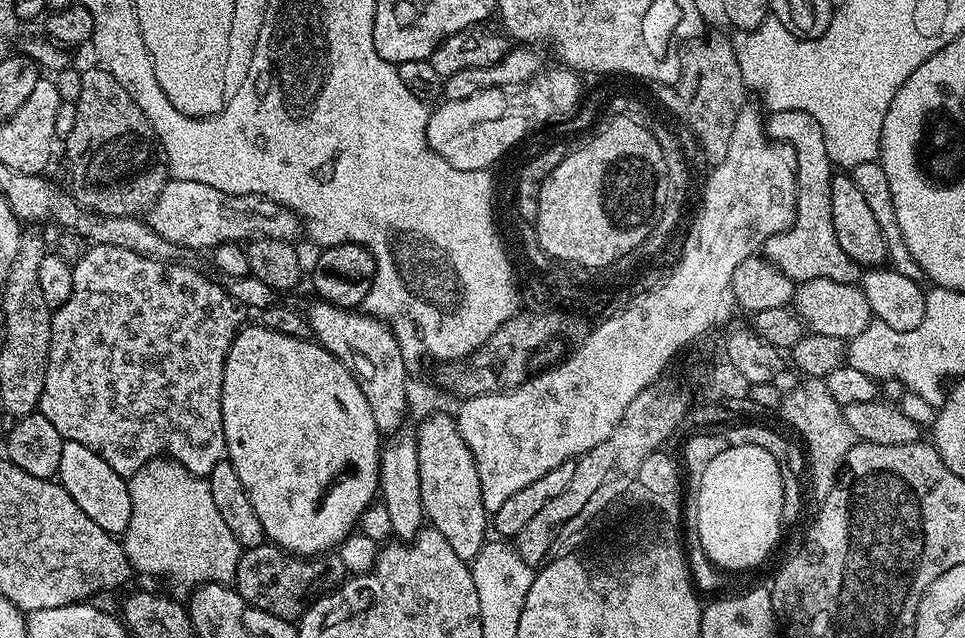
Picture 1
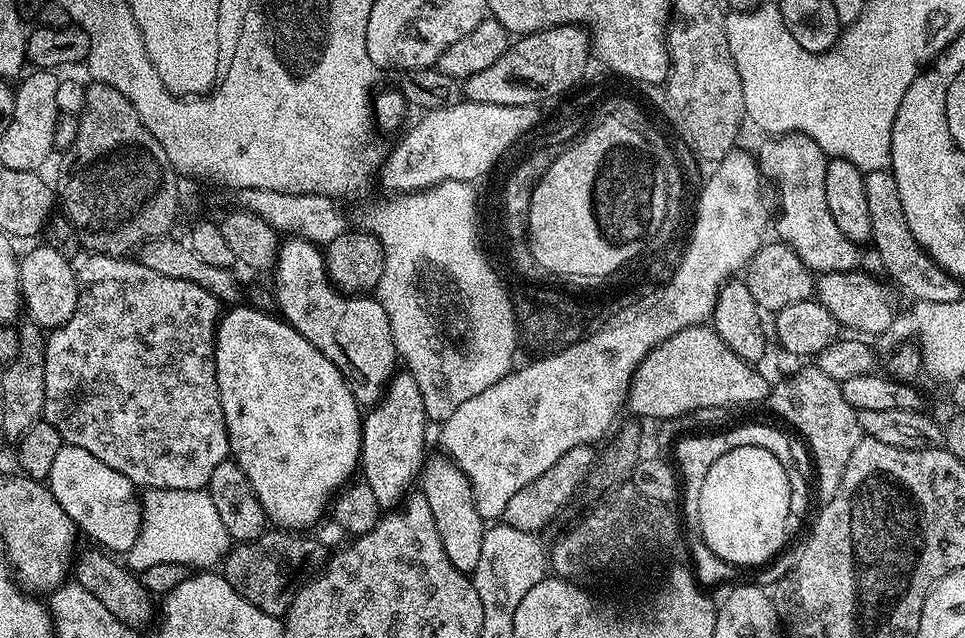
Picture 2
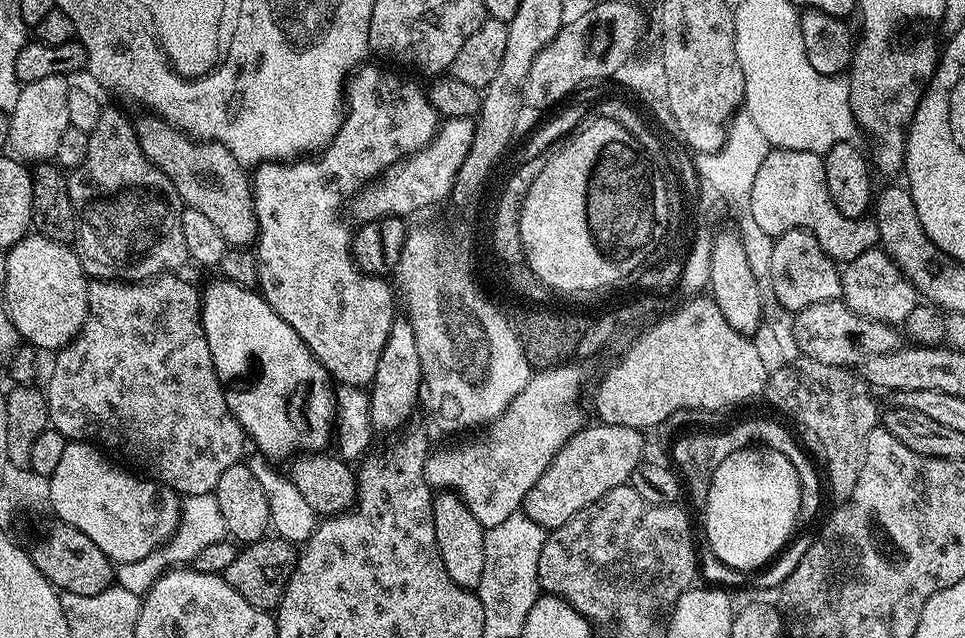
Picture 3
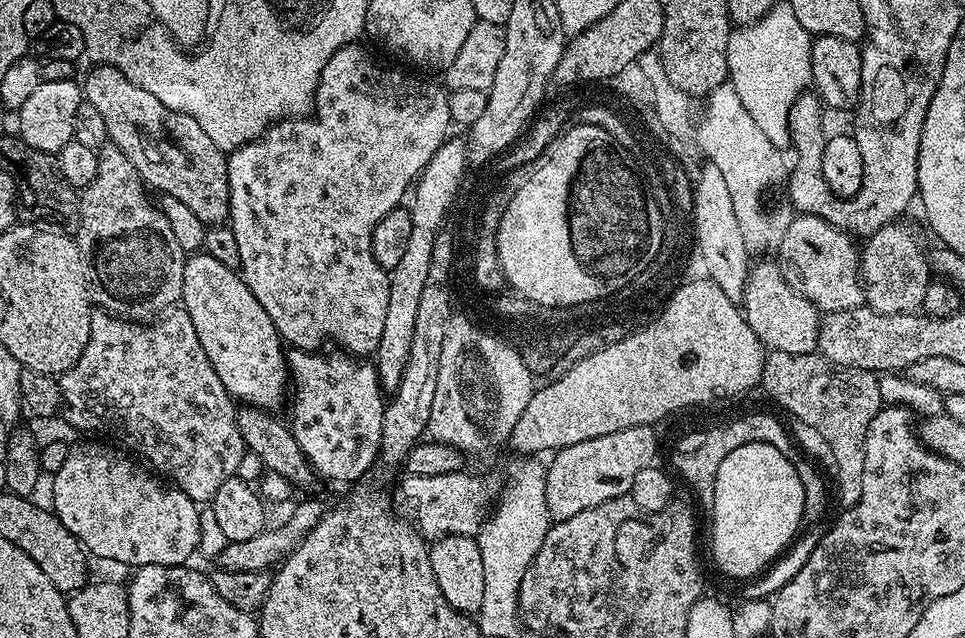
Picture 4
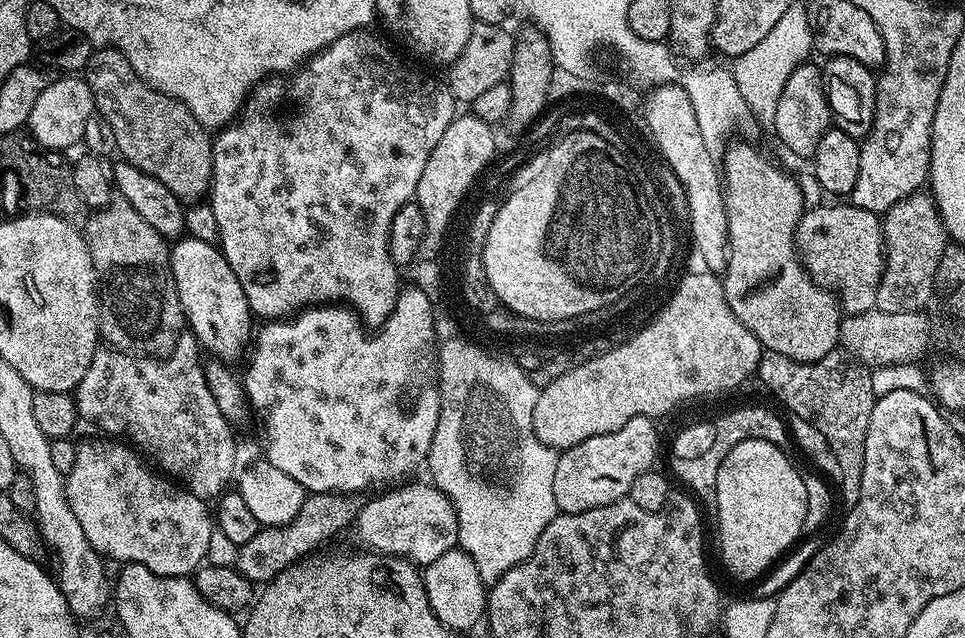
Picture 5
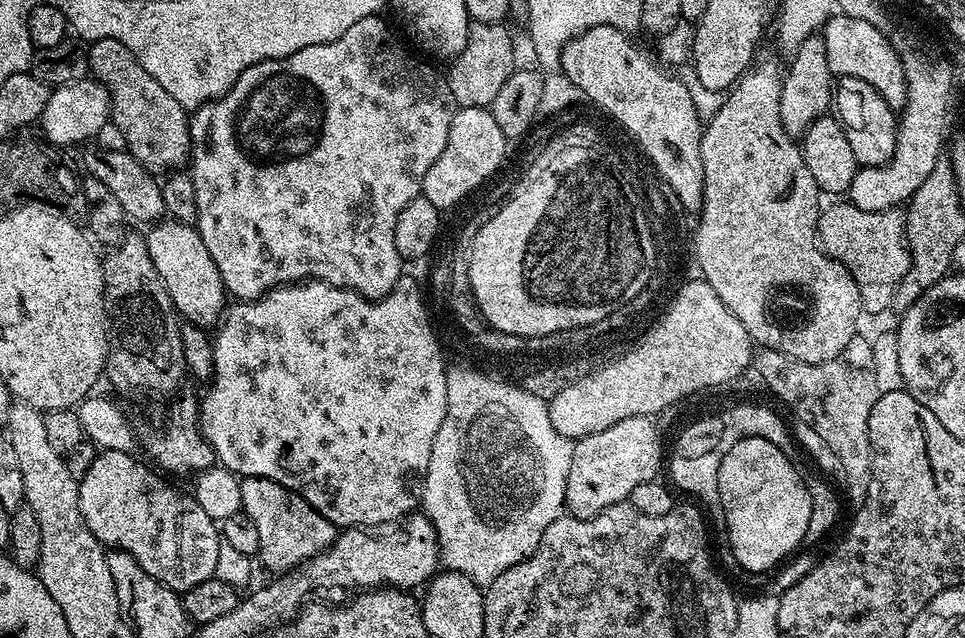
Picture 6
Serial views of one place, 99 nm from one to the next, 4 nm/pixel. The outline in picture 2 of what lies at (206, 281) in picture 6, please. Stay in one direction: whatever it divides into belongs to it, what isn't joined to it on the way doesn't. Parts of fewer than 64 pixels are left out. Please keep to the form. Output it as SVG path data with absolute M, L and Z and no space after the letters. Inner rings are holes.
M232 306L221 315L216 325L216 377L218 378L218 394L222 402L222 414L226 418L228 431L228 447L231 459L242 466L242 474L254 486L254 494L258 494L258 502L262 502L264 513L268 515L273 525L284 530L308 530L311 524L320 520L320 515L325 515L330 504L330 497L334 490L339 490L353 479L352 471L357 471L360 463L360 429L362 427L362 408L356 403L354 394L347 380L341 372L298 330L294 330L288 321L271 311L256 309L251 306Z

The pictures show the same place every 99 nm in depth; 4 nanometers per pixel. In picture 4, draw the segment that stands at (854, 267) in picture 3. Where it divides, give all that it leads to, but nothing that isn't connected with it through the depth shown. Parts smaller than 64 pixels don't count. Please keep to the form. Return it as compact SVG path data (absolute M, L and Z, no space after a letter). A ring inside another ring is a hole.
M904 222L882 226L867 237L860 253L860 282L864 285L867 307L882 314L906 314L923 306L927 286L930 283L930 260L926 248L920 245L916 232Z

